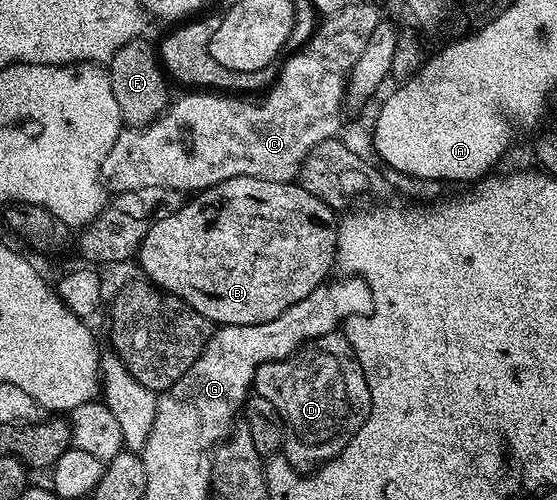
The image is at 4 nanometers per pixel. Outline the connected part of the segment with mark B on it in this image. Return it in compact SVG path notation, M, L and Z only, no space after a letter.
M236 176L232 180L224 180L220 184L209 186L206 190L197 191L191 198L194 198L191 202L190 199L183 201L181 208L172 212L172 216L164 216L164 220L156 220L156 224L152 224L148 236L144 236L142 247L138 249L136 262L142 265L143 272L147 274L143 275L159 290L184 299L196 312L200 312L200 316L204 316L212 324L251 326L252 324L264 324L268 320L276 320L280 316L280 312L288 312L288 308L292 308L292 304L304 300L304 296L308 296L308 292L323 285L331 277L330 269L333 271L336 266L334 253L338 243L339 219L331 206L324 204L324 200L312 196L312 192L305 190L302 185L294 182L260 180L252 176Z

